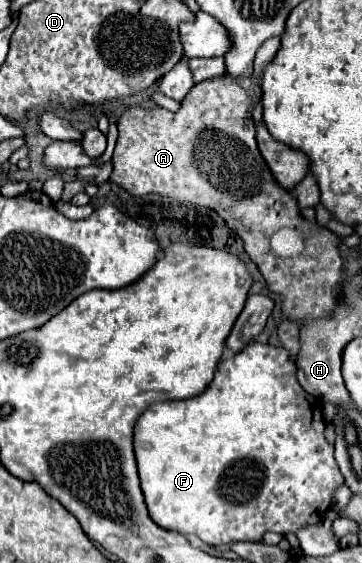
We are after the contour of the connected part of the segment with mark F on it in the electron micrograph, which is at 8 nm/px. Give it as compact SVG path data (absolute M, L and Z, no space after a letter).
M251 342L249 346L245 346L243 354L221 360L213 382L207 386L207 390L203 394L189 398L189 400L157 402L157 404L149 406L149 410L145 410L145 414L141 414L141 418L137 420L135 456L137 456L139 474L141 474L141 490L145 494L145 502L149 506L151 518L167 530L181 532L183 536L195 534L205 544L211 544L211 546L245 542L245 540L259 542L265 532L277 532L277 534L297 532L299 528L307 526L313 516L315 518L323 516L323 512L331 506L335 490L345 482L345 478L337 466L337 460L335 460L335 446L325 440L325 422L323 422L319 402L301 388L301 384L297 380L297 366L291 360L289 352L281 346L257 344L257 342Z

